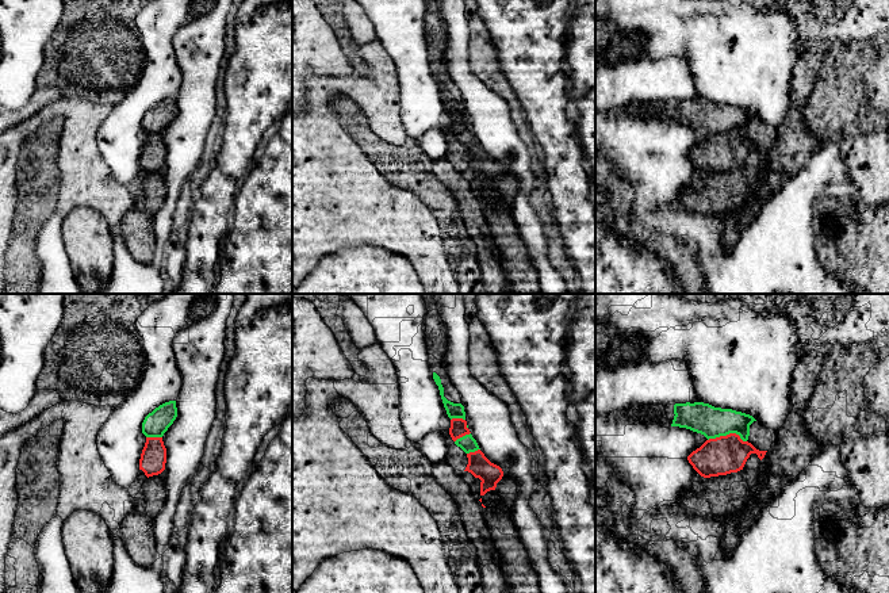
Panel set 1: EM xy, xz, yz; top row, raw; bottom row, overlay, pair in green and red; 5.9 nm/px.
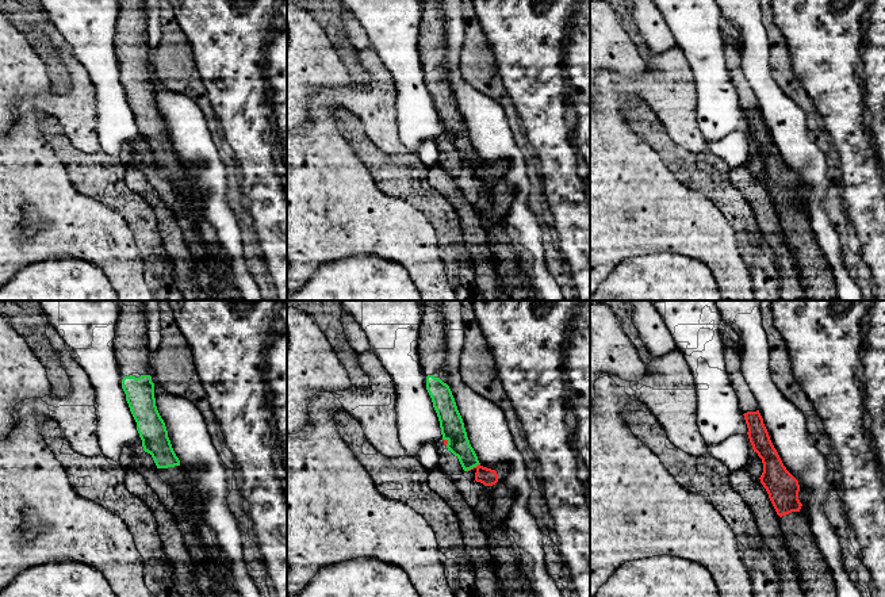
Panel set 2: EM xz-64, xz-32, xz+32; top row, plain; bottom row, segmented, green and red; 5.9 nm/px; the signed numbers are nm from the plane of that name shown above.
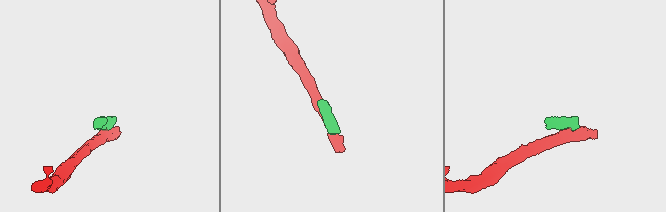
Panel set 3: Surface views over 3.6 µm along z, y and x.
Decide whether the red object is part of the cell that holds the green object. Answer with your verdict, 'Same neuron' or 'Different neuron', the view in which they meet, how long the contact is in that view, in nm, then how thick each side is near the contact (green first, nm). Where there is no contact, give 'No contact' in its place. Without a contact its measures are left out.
Different neuron. Touches green in yz. Shared border 240 nm. Thickness 180 nm (green) against 220 nm

